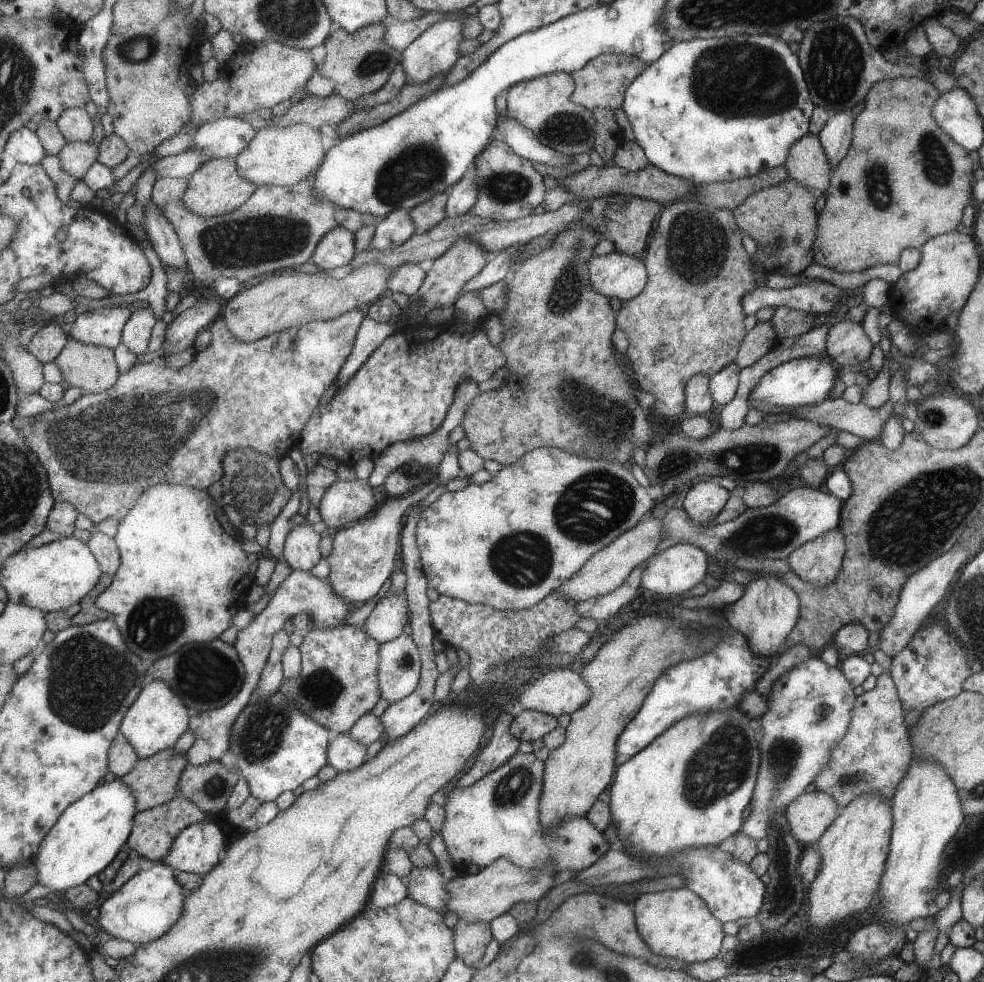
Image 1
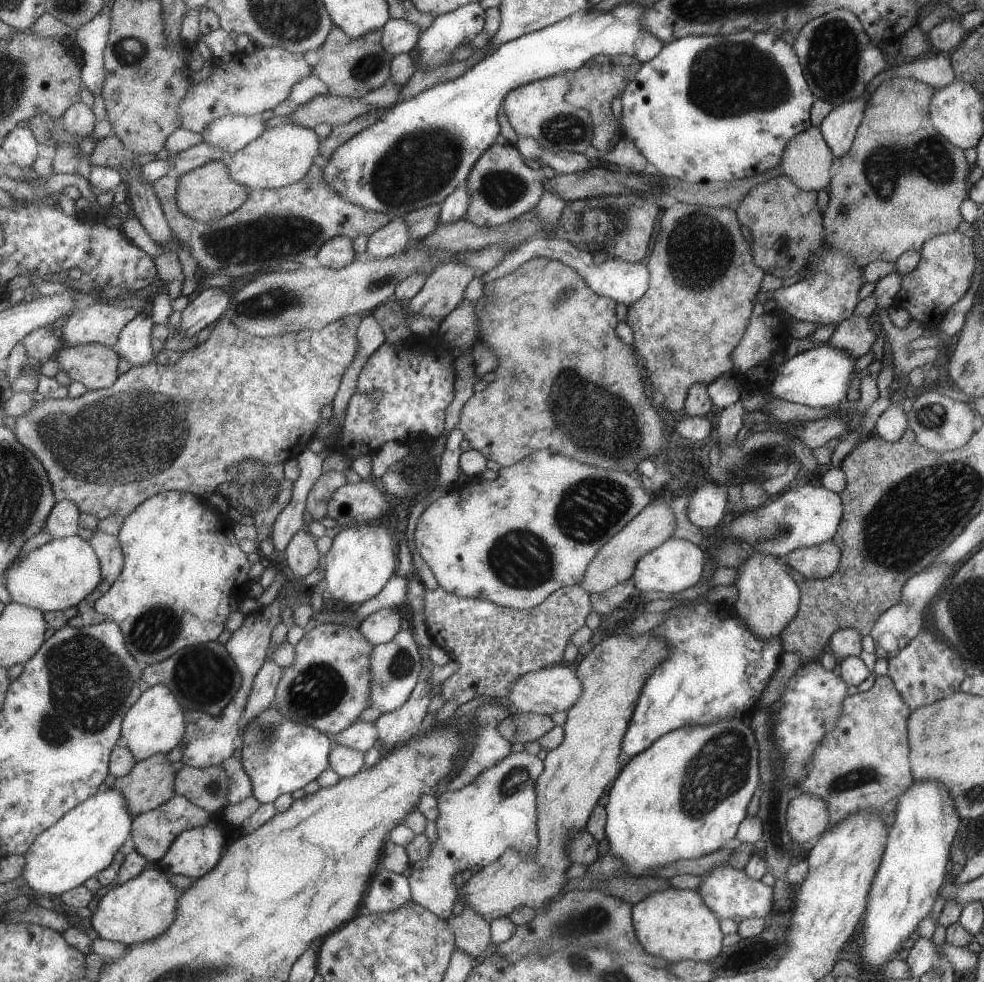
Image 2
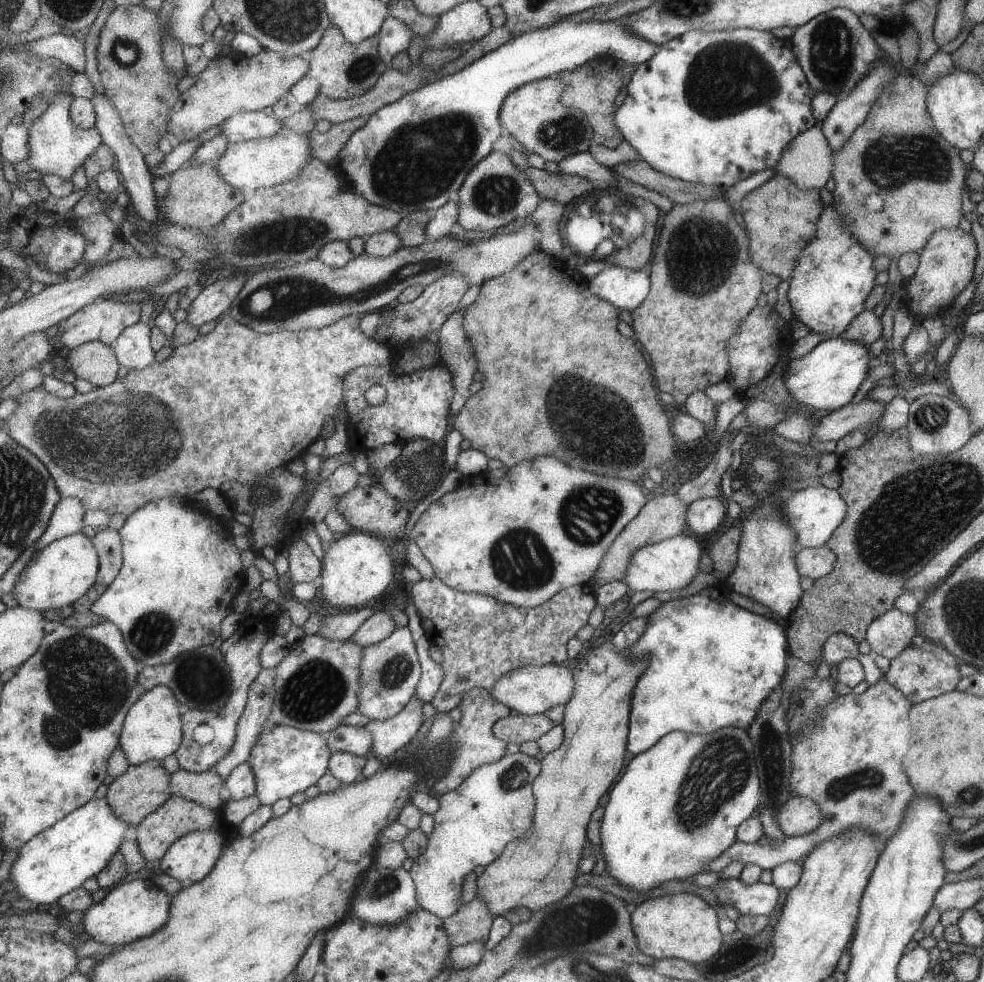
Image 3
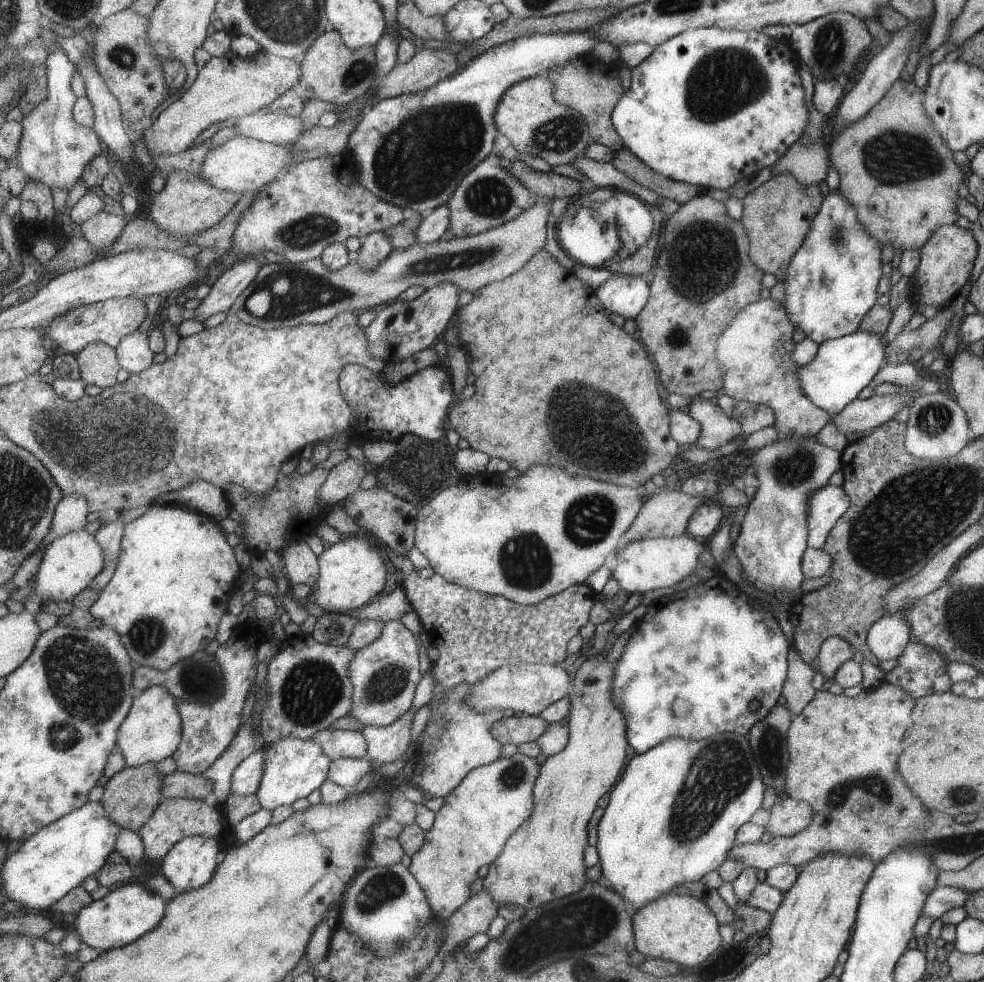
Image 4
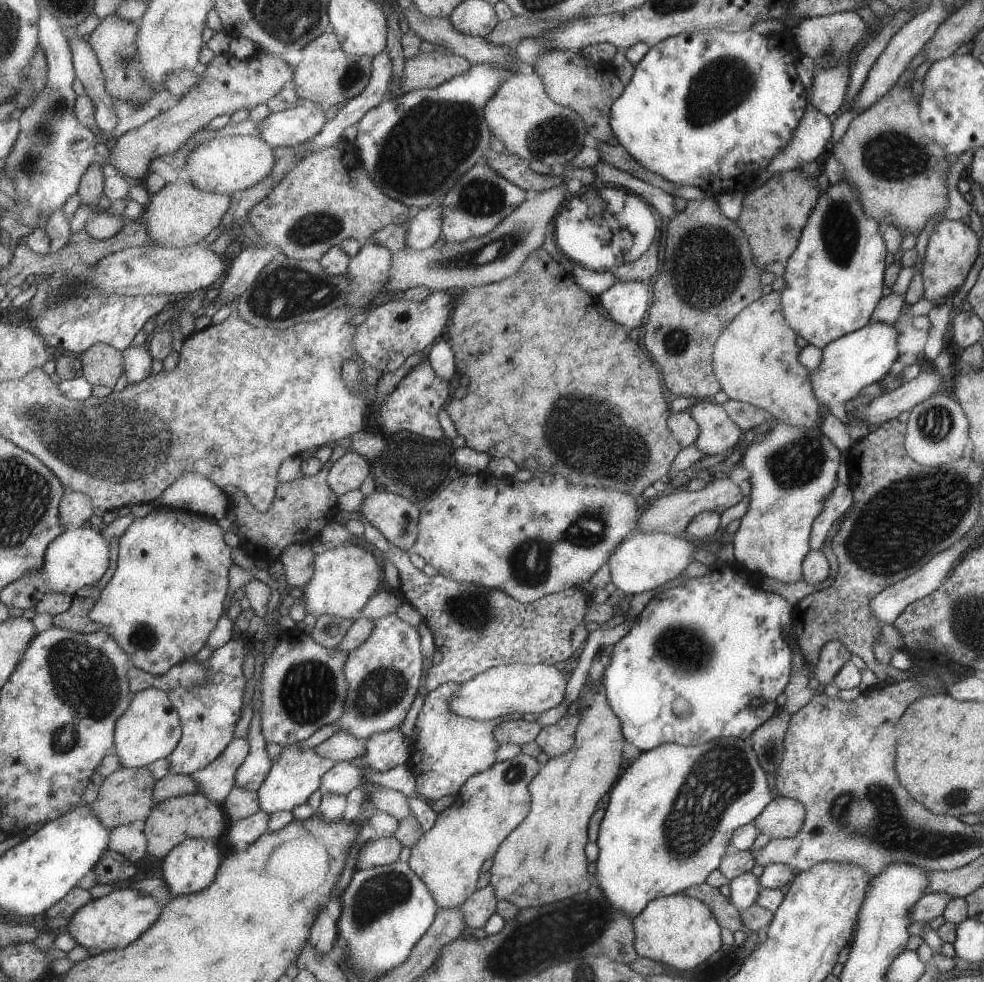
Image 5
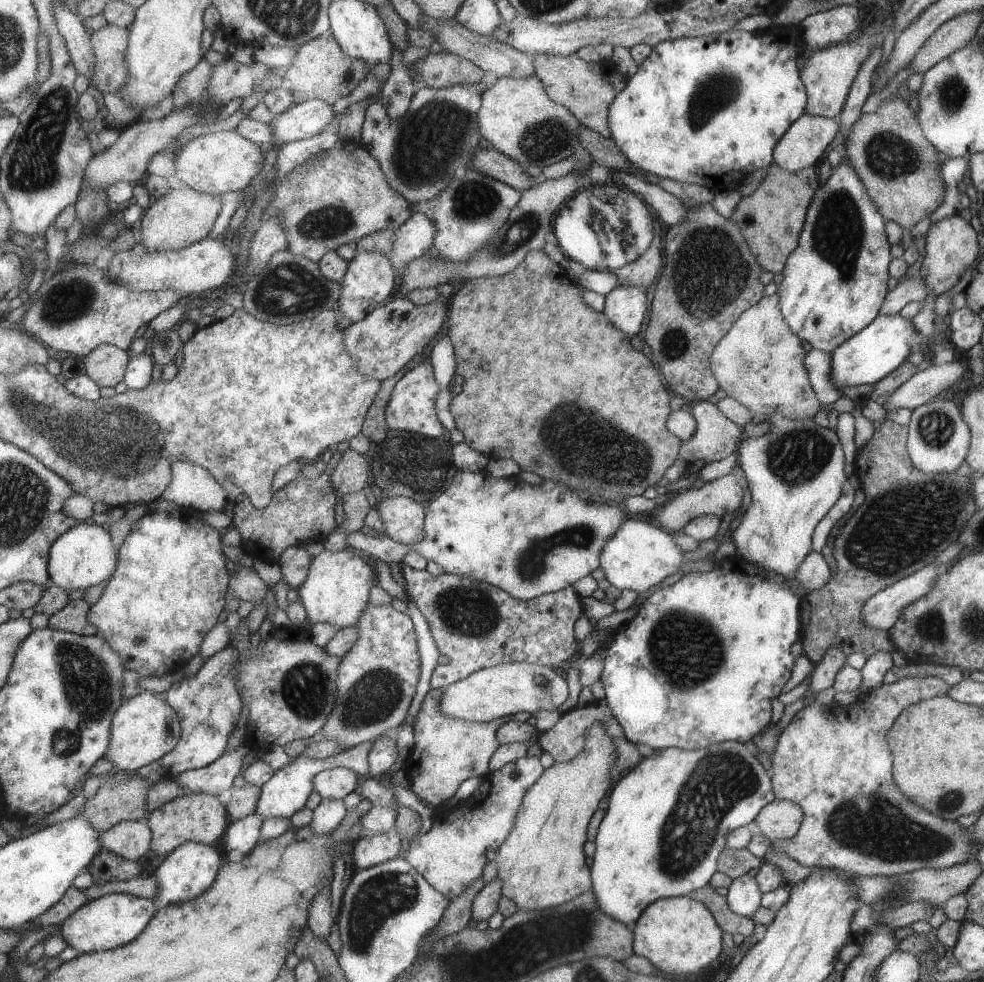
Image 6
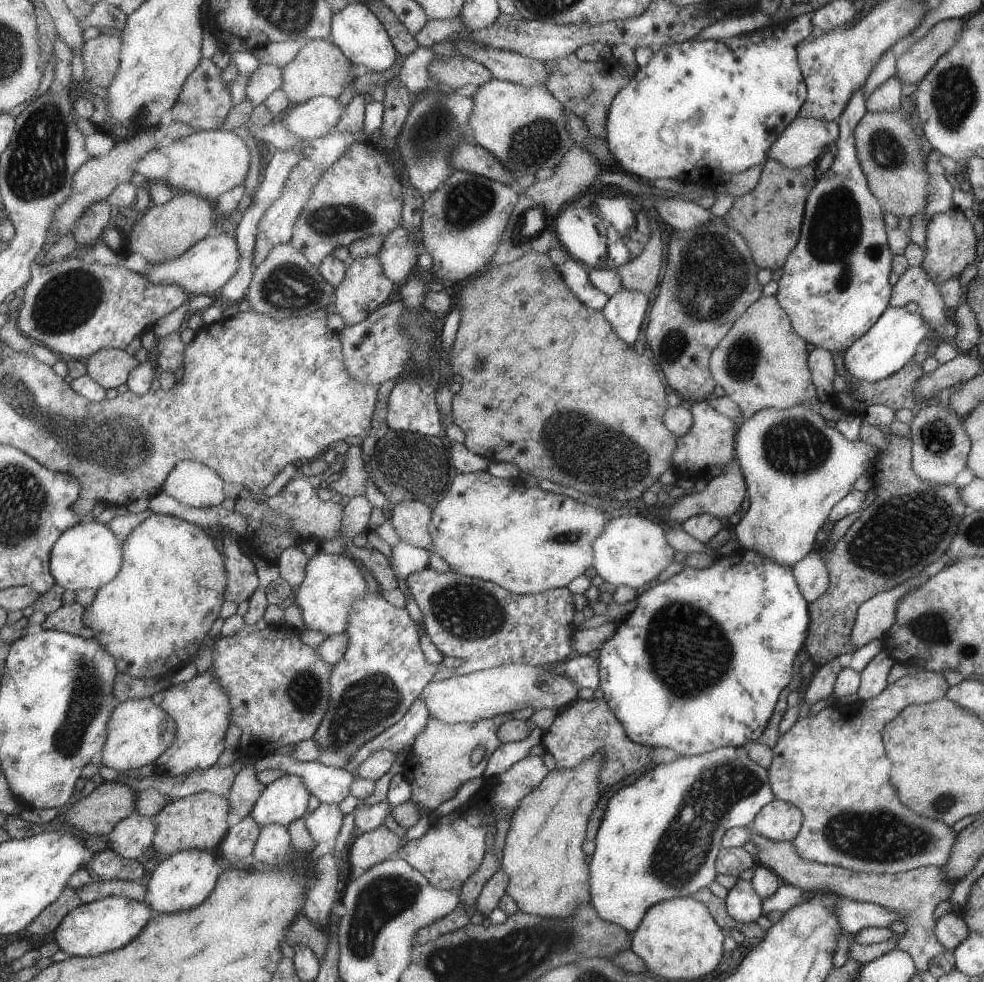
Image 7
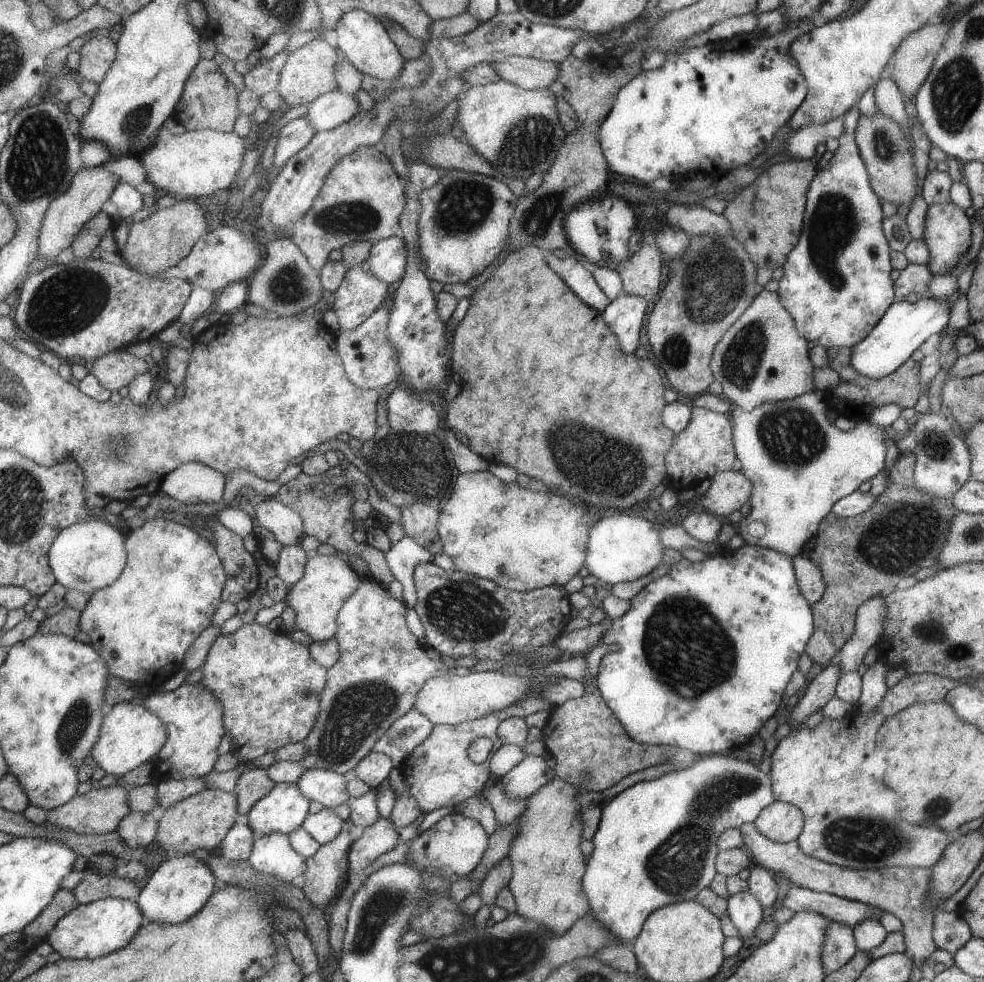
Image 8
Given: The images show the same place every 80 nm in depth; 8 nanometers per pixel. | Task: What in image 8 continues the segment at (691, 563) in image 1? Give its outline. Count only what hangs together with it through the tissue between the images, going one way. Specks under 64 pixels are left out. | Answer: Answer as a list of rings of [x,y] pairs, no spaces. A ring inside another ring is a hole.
[[[614,512],[612,516],[597,520],[589,530],[586,539],[586,558],[584,570],[599,580],[613,586],[615,582],[631,582],[649,574],[661,562],[663,545],[660,541],[659,528],[651,520],[627,516]]]

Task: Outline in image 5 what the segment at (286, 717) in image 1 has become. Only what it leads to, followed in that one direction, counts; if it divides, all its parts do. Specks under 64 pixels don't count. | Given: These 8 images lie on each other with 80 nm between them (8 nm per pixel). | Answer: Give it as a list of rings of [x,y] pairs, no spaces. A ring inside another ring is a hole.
[[[296,744],[284,747],[275,758],[269,776],[258,790],[260,810],[270,815],[277,811],[293,811],[299,805],[305,804],[315,790],[321,790],[324,774],[337,764],[334,760],[321,756],[313,747],[300,748]]]

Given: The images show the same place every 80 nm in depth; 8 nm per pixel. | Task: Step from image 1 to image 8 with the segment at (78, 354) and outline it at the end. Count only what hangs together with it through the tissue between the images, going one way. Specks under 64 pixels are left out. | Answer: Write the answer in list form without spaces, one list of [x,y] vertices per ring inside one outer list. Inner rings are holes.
[[[119,350],[108,352],[95,359],[90,372],[99,378],[106,389],[115,392],[121,390],[123,386],[129,387],[136,376],[149,370],[156,370],[156,368],[147,364],[143,358]]]

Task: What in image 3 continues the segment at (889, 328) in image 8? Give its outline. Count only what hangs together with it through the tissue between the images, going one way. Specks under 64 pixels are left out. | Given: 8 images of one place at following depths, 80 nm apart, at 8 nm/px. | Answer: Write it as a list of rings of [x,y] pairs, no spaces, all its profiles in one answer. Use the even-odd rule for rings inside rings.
[[[841,337],[827,338],[801,358],[789,360],[783,372],[784,386],[801,405],[813,410],[835,410],[853,398],[869,367],[867,344],[851,342]]]

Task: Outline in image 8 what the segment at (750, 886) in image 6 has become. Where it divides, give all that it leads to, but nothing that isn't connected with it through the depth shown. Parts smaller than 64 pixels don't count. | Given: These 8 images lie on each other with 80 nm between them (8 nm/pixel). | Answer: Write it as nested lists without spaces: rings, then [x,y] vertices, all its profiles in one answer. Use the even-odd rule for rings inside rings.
[[[748,890],[730,894],[726,898],[726,912],[731,919],[733,926],[739,931],[739,938],[742,940],[754,936],[755,927],[760,923],[762,918],[762,904]]]

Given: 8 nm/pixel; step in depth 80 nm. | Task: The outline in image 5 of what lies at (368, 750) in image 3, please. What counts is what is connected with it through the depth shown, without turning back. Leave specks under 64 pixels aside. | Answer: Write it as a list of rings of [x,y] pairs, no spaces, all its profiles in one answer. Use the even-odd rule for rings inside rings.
[[[340,730],[314,749],[325,758],[338,761],[360,759],[366,753],[366,741],[357,738],[349,731]]]

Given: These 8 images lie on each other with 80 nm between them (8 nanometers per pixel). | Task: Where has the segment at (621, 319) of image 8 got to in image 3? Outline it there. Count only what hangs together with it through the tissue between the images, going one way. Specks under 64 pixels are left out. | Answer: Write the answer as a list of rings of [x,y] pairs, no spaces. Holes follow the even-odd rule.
[[[607,263],[598,275],[586,280],[598,299],[612,303],[619,311],[630,312],[648,296],[649,279],[645,269],[629,270]]]

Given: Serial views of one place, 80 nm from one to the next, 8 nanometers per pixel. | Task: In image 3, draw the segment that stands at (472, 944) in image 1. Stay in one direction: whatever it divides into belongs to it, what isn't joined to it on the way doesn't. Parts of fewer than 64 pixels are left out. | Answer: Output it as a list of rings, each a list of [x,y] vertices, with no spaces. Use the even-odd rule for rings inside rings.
[[[479,897],[461,905],[456,913],[444,919],[450,946],[466,945],[471,941],[484,943],[489,934],[492,918],[486,904]]]

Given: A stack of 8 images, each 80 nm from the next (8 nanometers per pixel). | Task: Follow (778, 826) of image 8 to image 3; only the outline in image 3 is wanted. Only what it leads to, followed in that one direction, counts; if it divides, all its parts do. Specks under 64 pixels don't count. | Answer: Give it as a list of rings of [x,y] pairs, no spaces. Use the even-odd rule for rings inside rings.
[[[790,796],[779,808],[774,820],[786,837],[798,837],[812,833],[821,822],[823,815],[813,799]]]

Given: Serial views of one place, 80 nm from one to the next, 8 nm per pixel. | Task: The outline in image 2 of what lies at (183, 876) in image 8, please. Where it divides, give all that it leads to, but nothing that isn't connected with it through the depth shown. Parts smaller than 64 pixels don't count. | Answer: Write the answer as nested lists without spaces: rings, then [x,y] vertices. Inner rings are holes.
[[[215,824],[195,827],[181,833],[177,840],[172,844],[172,848],[160,860],[161,869],[169,875],[185,875],[200,879],[219,864],[226,850],[225,836]]]

